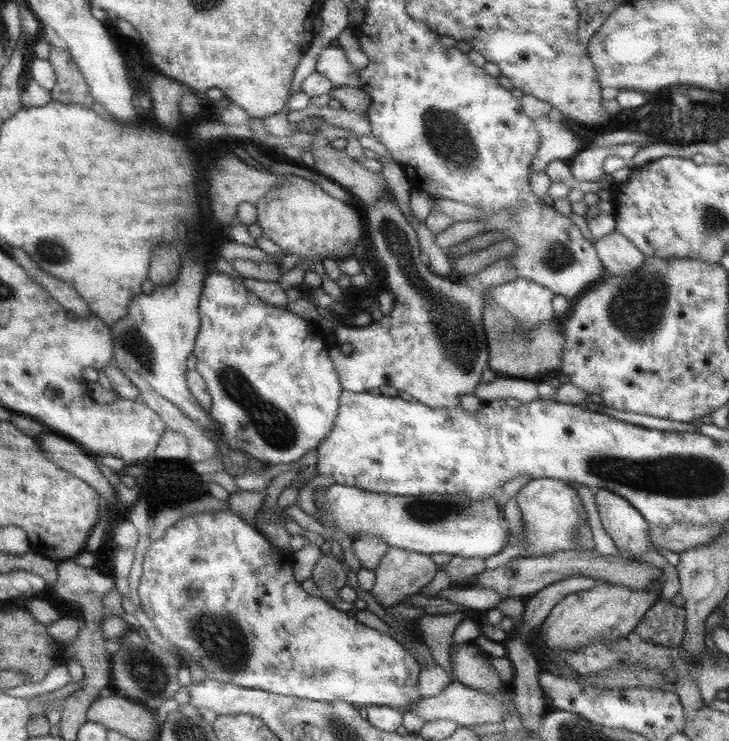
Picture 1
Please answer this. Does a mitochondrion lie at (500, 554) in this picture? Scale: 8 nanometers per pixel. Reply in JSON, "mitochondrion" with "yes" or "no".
{"mitochondrion":"no"}

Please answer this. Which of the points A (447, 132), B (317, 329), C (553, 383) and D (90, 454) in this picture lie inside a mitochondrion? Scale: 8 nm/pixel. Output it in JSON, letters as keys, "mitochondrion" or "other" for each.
{"A":"mitochondrion","B":"other","C":"other","D":"other"}

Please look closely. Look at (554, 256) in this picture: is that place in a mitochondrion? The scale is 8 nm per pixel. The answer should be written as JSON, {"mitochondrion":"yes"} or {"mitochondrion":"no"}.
{"mitochondrion":"yes"}

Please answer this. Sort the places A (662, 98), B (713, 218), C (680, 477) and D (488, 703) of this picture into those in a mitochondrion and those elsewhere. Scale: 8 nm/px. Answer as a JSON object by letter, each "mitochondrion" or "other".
{"A":"other","B":"mitochondrion","C":"mitochondrion","D":"other"}

